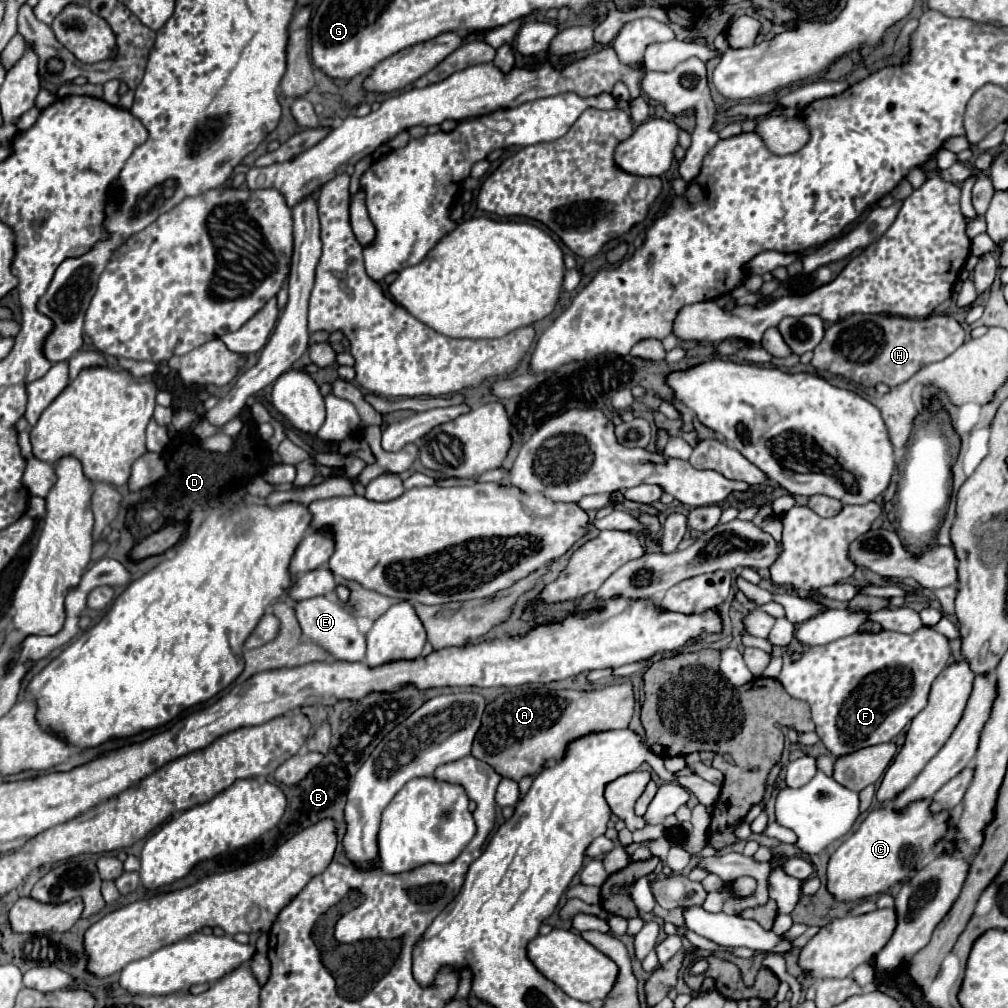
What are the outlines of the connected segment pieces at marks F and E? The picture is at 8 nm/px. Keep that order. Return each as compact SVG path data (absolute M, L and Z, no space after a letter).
M929 626L913 634L857 632L827 646L811 646L799 662L787 662L777 680L793 698L811 704L821 742L835 758L841 758L859 748L891 742L903 732L927 706L931 684L949 656L949 640Z
M315 596L301 602L295 602L295 614L299 620L299 626L307 638L311 638L321 648L329 650L335 660L347 660L347 662L363 662L365 658L365 636L359 632L355 616L345 612L333 598L327 596Z

